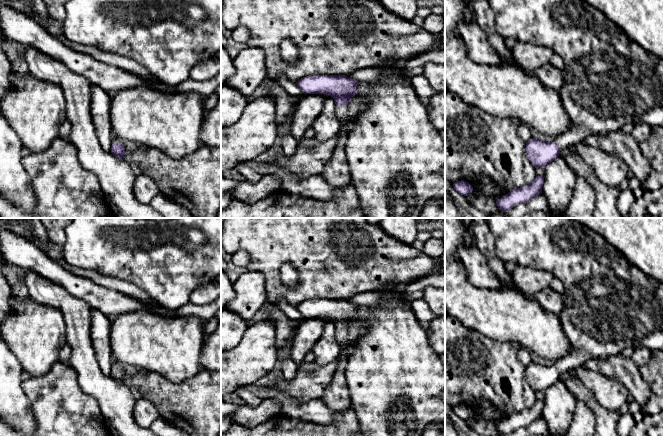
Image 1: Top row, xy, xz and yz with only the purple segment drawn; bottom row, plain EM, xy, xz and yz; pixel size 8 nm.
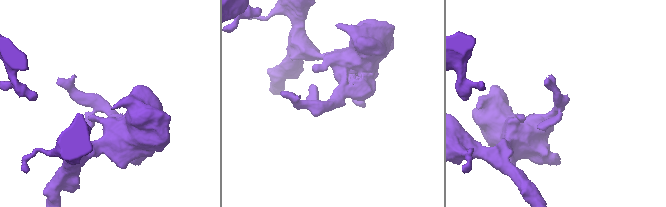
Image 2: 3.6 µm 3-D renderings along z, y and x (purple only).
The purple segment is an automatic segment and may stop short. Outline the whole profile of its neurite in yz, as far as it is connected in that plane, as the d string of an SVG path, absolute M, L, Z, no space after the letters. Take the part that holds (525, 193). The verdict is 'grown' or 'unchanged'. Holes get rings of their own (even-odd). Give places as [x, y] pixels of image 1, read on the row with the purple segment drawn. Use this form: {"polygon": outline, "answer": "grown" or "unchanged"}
{"polygon": "M537 175L535 180L528 185L510 191L496 200L498 208L502 211L509 210L520 203L526 203L542 193L544 177Z", "answer": "unchanged"}

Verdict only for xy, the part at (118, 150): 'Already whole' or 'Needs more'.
Needs more

